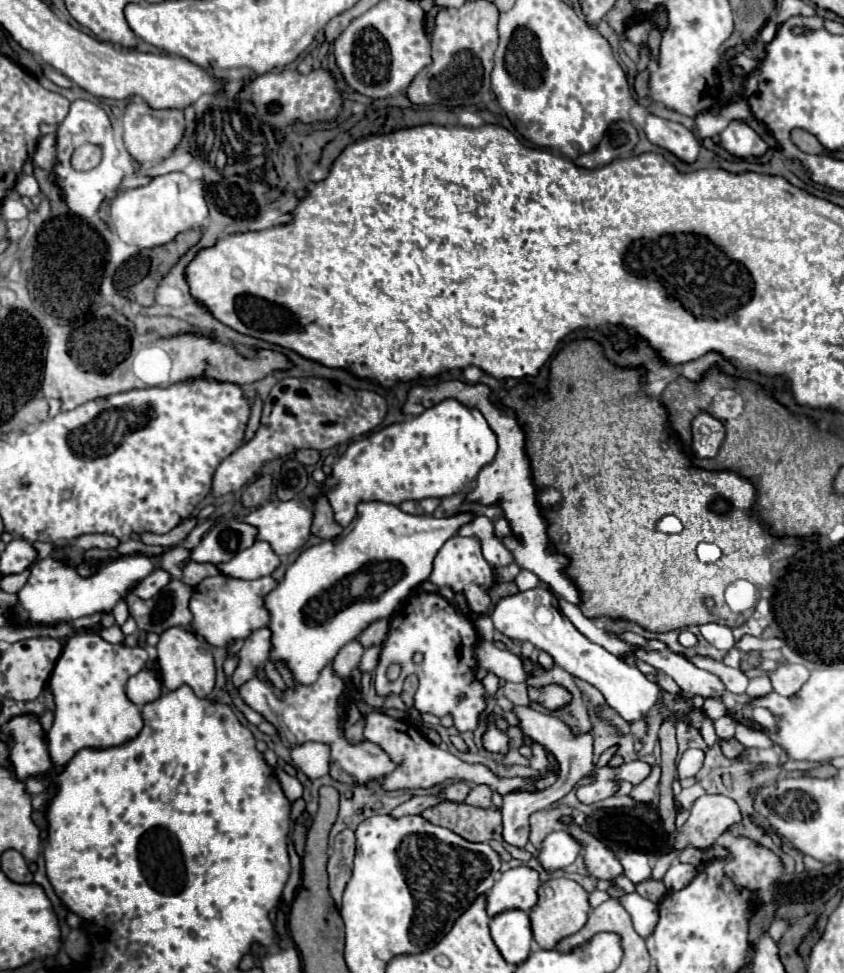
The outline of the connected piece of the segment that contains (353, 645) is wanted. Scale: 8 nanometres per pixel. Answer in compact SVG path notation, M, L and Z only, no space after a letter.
M352 639L350 643L346 643L338 655L334 657L334 669L336 673L342 677L342 679L348 679L350 677L350 671L360 663L362 659L362 653L364 653L364 647L360 645L358 639Z

